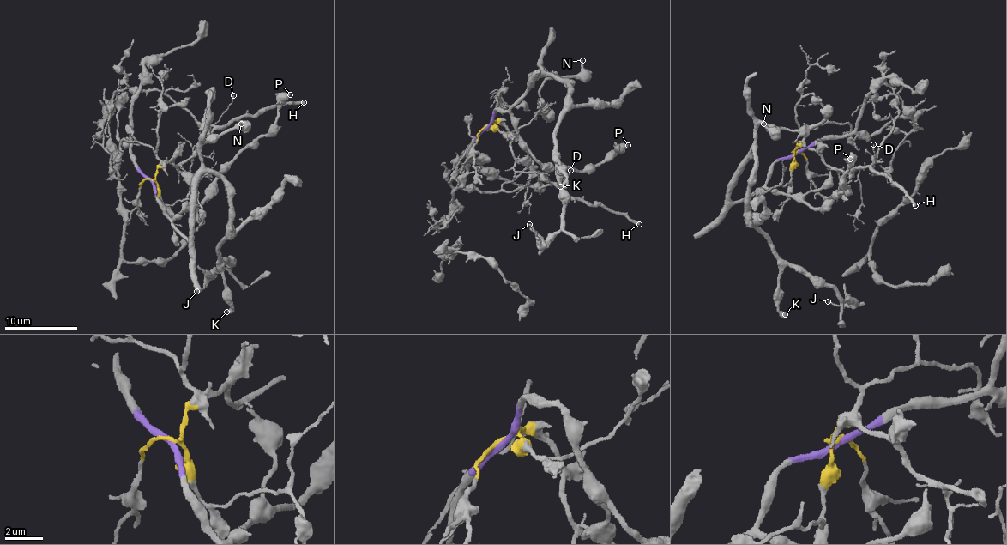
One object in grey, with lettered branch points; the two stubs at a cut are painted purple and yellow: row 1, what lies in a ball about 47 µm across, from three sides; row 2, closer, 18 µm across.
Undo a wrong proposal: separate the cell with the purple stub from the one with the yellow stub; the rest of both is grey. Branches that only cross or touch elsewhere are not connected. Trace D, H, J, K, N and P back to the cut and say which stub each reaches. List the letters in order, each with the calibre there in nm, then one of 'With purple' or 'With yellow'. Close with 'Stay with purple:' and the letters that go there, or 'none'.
D: Thickness 100 nm. With yellow
H: Thickness 360 nm. With yellow
J: Thickness 140 nm. With purple
K: Thickness 440 nm. With purple
N: Thickness 190 nm. With purple
P: Thickness 480 nm. With purple
Stay with purple: J, K, N, P

